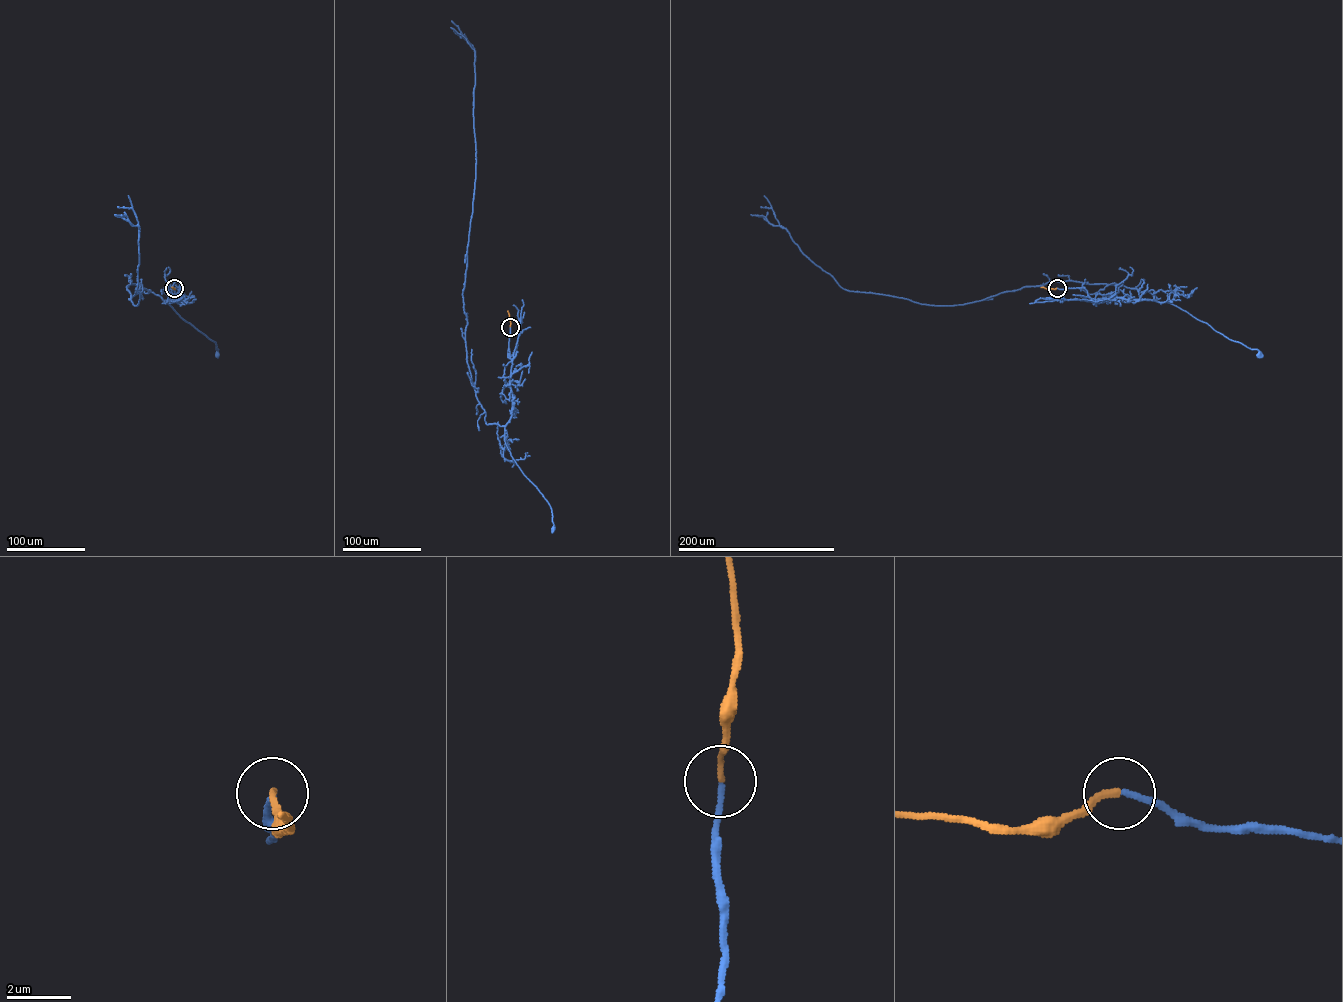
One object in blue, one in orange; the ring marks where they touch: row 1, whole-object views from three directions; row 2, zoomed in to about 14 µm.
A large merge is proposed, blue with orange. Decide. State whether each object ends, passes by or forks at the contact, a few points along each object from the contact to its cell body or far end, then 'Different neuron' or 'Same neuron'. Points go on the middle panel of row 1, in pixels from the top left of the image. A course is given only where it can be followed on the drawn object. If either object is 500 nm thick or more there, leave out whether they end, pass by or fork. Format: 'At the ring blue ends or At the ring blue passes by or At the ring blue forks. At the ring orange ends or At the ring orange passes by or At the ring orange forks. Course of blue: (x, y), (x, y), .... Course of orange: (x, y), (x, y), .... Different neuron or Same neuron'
At the ring blue ends. At the ring orange ends. Course of blue: (510, 327), (508, 357), (512, 360), (512, 410), (504, 439), (518, 466), (548, 503), (553, 529). Course of orange: (510, 327), (508, 311). Same neuron

